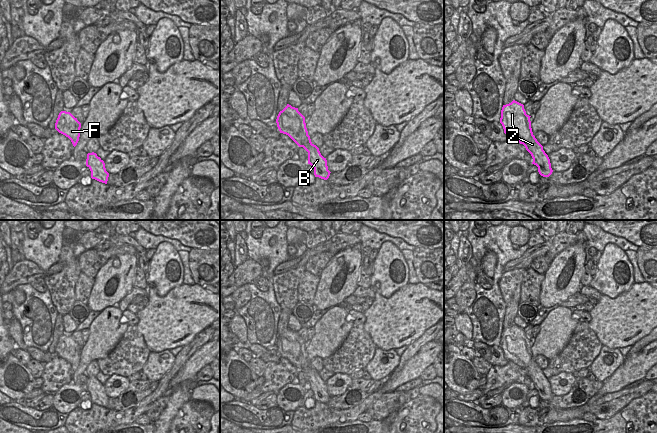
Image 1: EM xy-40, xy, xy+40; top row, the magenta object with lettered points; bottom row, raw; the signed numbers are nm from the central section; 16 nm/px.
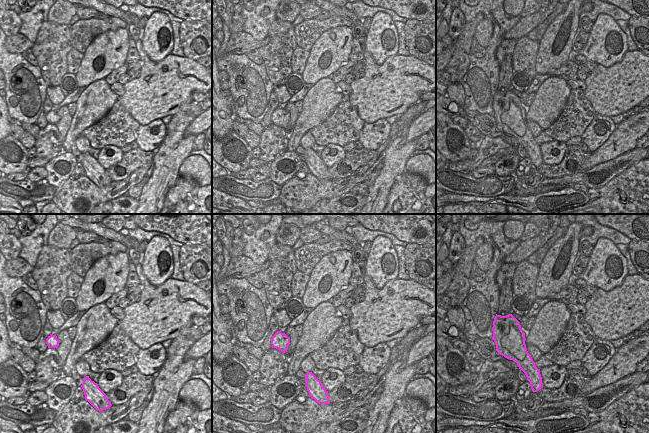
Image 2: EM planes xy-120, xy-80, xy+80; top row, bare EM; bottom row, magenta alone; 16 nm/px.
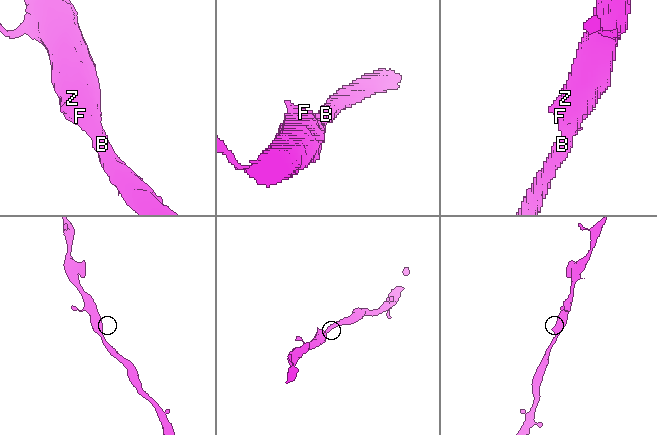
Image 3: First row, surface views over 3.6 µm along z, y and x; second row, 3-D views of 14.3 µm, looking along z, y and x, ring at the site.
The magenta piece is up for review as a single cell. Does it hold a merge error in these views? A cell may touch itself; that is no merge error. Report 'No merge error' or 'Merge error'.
No merge error.

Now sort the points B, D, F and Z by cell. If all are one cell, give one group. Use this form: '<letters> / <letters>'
B D F Z

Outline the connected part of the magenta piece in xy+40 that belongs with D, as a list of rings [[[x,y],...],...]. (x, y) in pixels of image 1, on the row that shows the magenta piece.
[[[513,100],[503,105],[500,123],[508,137],[512,137],[525,146],[533,158],[532,164],[538,167],[539,174],[549,177],[553,172],[550,159],[533,135],[530,117],[526,114],[524,105]]]

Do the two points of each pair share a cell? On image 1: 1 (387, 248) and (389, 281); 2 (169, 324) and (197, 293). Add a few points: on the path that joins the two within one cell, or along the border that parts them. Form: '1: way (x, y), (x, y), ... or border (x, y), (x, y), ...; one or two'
1: way (388, 256), (388, 273); one
2: way (177, 316), (188, 305), (189, 301); one

